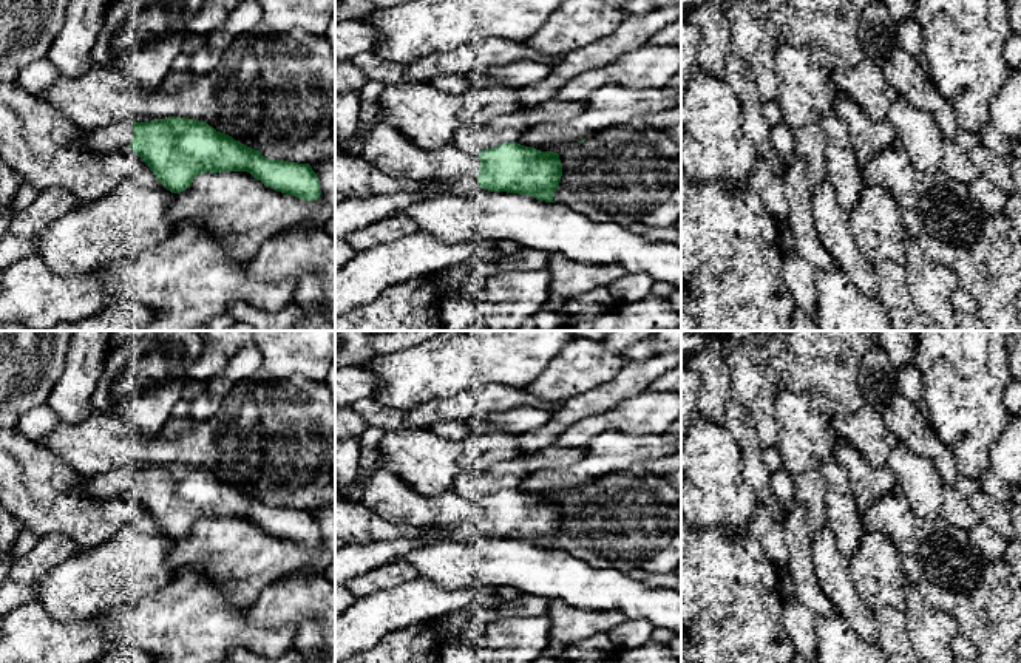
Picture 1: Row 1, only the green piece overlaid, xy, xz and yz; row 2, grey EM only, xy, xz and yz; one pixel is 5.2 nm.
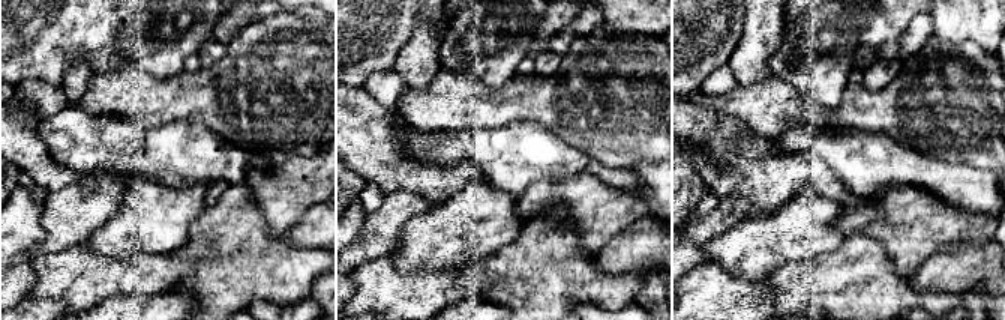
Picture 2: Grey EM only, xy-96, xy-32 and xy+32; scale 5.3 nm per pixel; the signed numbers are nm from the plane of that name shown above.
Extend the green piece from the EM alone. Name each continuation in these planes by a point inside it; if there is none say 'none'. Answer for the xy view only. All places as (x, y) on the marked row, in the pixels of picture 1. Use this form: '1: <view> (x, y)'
1: xy (111, 138)

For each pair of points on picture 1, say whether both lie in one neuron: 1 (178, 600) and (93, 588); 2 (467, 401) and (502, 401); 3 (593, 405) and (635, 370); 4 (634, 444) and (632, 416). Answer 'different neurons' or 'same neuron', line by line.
1: different neurons
2: same neuron
3: same neuron
4: different neurons

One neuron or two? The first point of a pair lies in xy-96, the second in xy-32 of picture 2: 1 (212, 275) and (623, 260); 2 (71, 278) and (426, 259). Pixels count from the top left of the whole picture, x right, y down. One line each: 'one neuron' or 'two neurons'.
1: two neurons
2: two neurons

